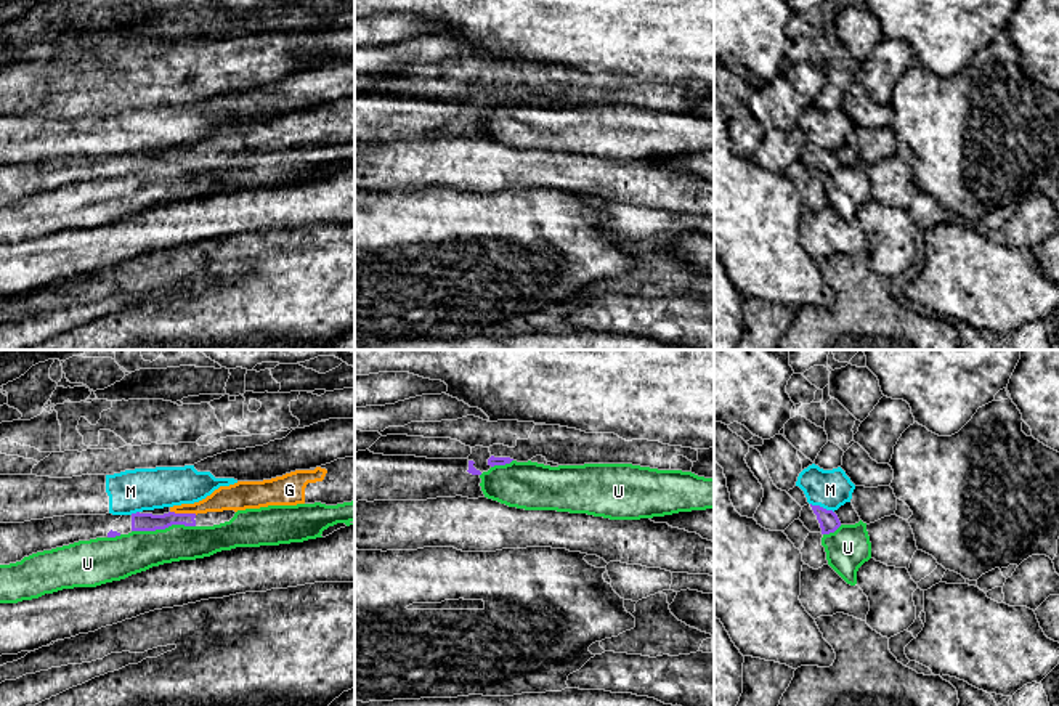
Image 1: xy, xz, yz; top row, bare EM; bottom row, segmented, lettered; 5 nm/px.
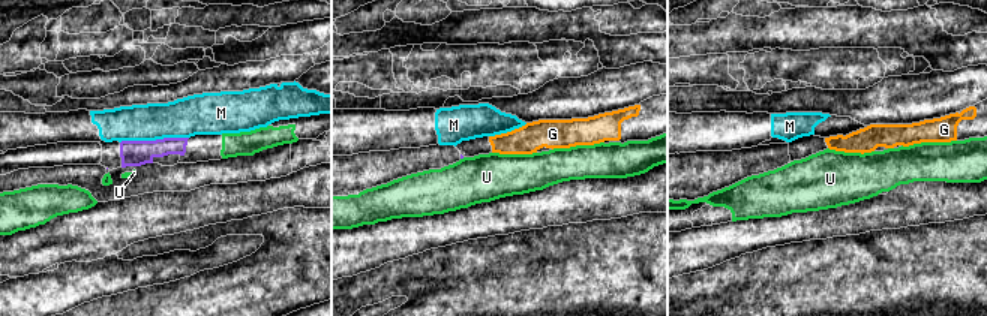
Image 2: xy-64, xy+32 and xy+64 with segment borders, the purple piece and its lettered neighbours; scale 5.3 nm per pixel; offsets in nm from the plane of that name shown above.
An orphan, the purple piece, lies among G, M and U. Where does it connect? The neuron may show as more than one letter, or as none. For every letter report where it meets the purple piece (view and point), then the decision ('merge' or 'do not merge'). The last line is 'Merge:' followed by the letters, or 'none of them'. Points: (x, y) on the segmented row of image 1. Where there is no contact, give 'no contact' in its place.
G: meets purple in xy at (183, 514); merge
M: meets purple in yz at (822, 507); do not merge
U: meets purple in xy at (162, 528); do not merge
Merge: G

